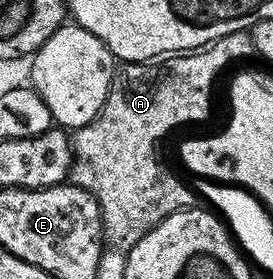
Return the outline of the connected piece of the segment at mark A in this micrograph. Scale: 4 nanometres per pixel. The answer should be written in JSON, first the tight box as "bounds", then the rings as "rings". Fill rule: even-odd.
{"bounds":[71,31,253,251],"rings":[[[242,31],[223,35],[218,41],[180,55],[166,55],[152,61],[130,61],[116,70],[113,85],[107,99],[95,119],[82,129],[76,130],[71,137],[71,181],[90,193],[101,208],[101,228],[103,237],[112,248],[128,251],[143,239],[163,219],[181,209],[198,204],[197,197],[176,177],[161,166],[157,158],[157,140],[168,135],[180,125],[201,121],[209,113],[213,101],[213,84],[217,76],[232,61],[253,53],[253,39],[248,32]]]}

